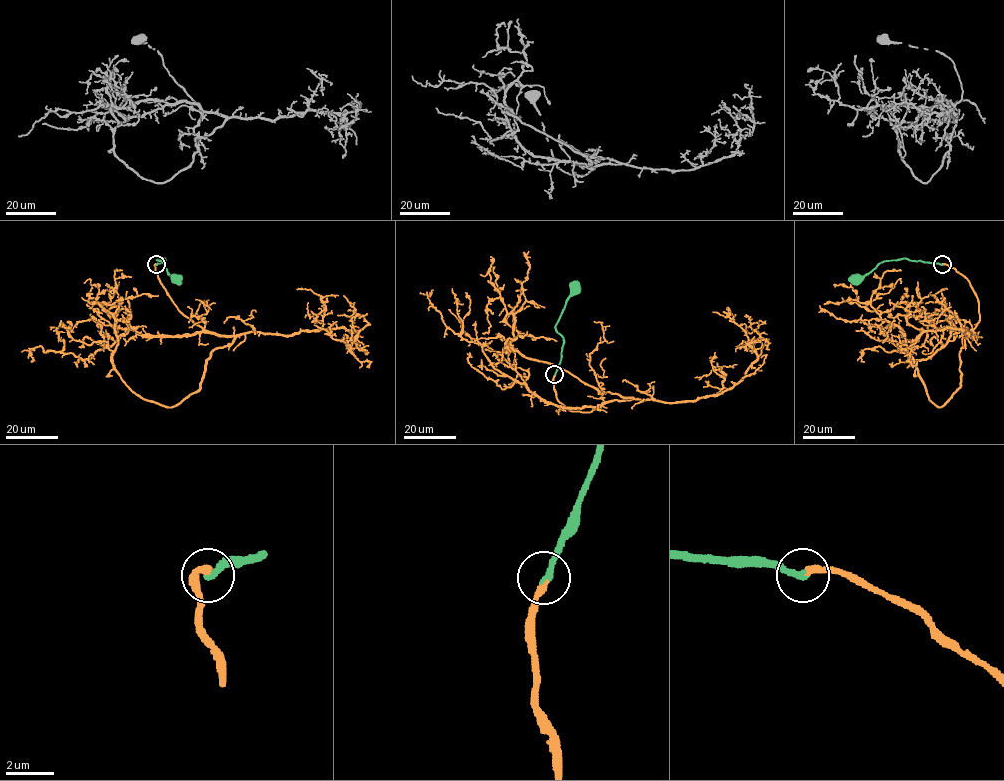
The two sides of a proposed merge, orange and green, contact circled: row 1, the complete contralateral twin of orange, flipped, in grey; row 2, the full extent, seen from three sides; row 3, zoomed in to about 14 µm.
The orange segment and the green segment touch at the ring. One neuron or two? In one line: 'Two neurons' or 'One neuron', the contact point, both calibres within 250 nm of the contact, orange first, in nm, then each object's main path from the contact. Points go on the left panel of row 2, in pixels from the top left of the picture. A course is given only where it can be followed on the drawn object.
One neuron. Place: (156, 264). Thickness 280 nm (orange) against 240 nm. Course of orange: (156, 264), (202, 331), (141, 336), (101, 319), (110, 350), (116, 321), (84, 282). Course of green: (156, 264), (164, 258), (157, 260), (175, 281), (177, 279)

